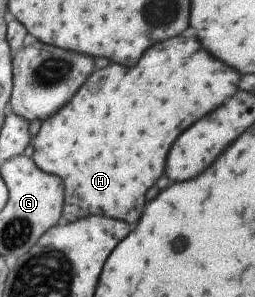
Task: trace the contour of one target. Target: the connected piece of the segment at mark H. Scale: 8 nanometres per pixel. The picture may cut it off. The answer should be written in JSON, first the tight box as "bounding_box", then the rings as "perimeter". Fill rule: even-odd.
{"bounding_box":[31,35,238,225],"perimeter":[[[178,35],[172,39],[166,39],[162,43],[152,45],[148,51],[144,51],[144,55],[138,59],[138,63],[134,67],[122,67],[122,65],[106,65],[102,69],[96,69],[92,75],[88,75],[88,79],[82,83],[82,87],[76,91],[76,95],[60,109],[55,115],[48,117],[42,121],[40,130],[31,140],[33,147],[31,160],[34,165],[50,175],[56,175],[62,179],[64,183],[64,205],[62,205],[62,217],[70,223],[88,215],[108,215],[112,219],[120,219],[128,225],[134,225],[140,217],[142,205],[144,205],[144,193],[148,191],[150,185],[154,185],[154,181],[162,175],[164,171],[164,161],[166,161],[166,153],[170,149],[170,143],[178,137],[180,131],[184,131],[190,123],[194,123],[196,119],[200,119],[202,115],[210,113],[214,107],[218,107],[220,103],[224,103],[236,89],[236,81],[238,81],[238,73],[232,71],[230,67],[226,67],[224,63],[212,59],[198,43],[192,35]]]}

